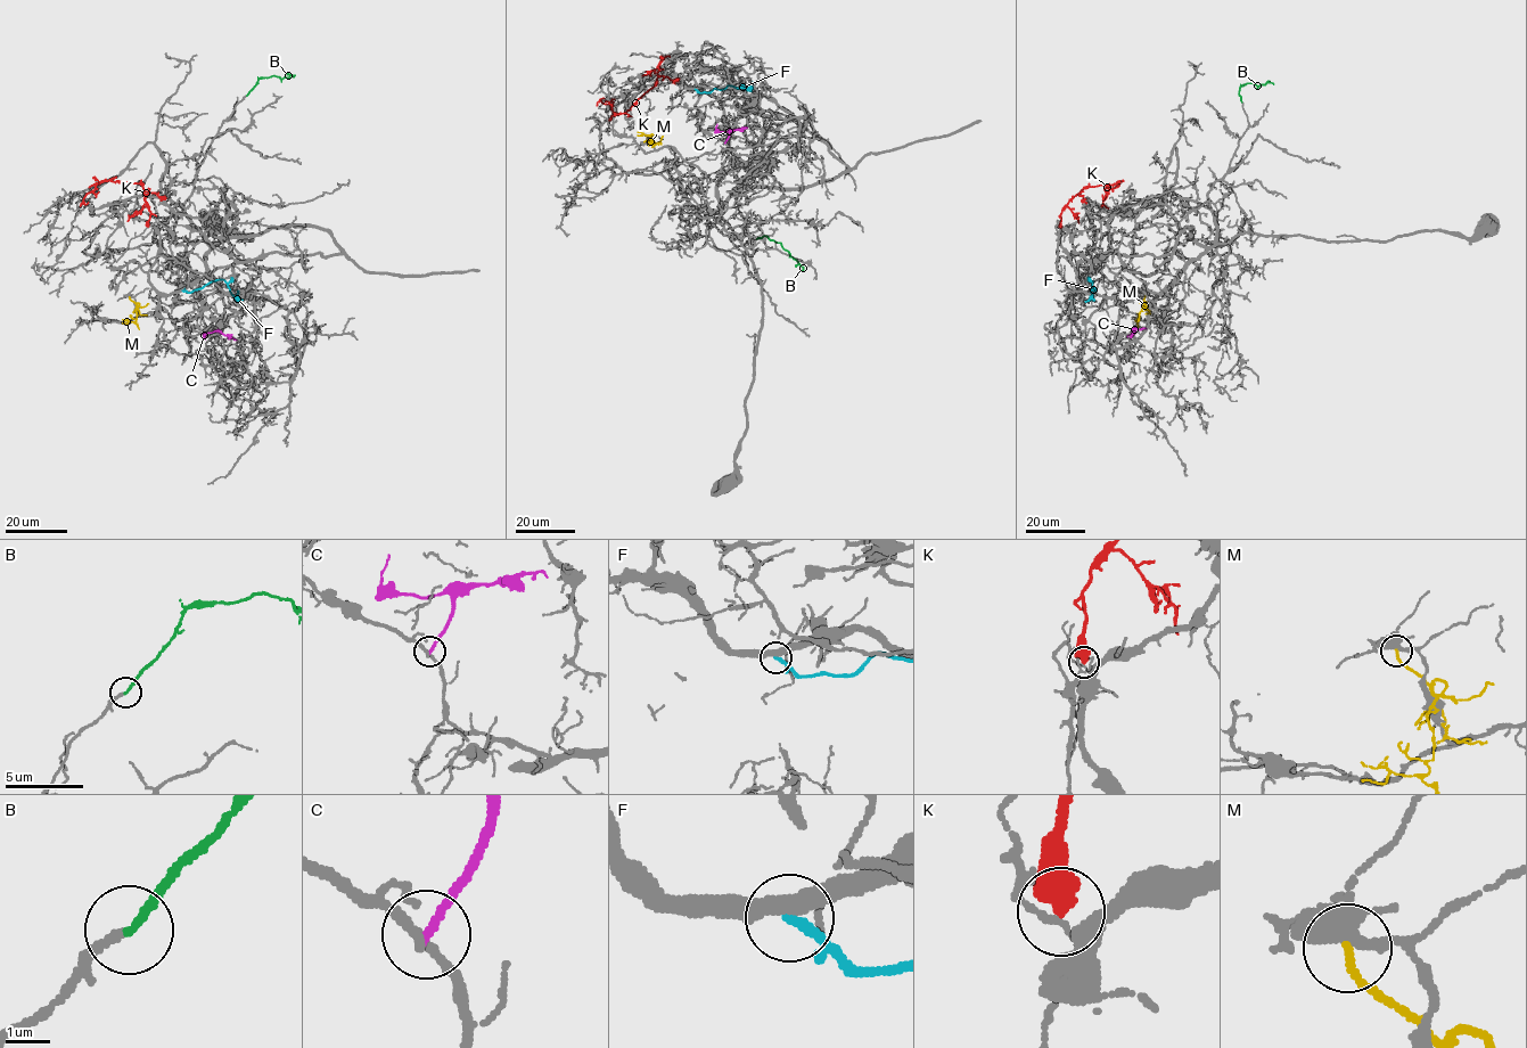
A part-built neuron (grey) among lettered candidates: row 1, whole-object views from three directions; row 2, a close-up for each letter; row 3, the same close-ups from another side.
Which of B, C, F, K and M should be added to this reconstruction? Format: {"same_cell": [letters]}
{"same_cell": ["B"]}

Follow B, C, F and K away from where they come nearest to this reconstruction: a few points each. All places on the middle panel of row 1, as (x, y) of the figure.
B: (756, 238), (763, 236), (780, 243), (803, 268), (801, 271)
C: (724, 142), (729, 132), (717, 131), (717, 124)
F: (695, 89), (709, 92), (729, 86), (749, 88), (752, 82)
K: (662, 57), (664, 57), (653, 86), (629, 109), (616, 113), (599, 99), (597, 105)

